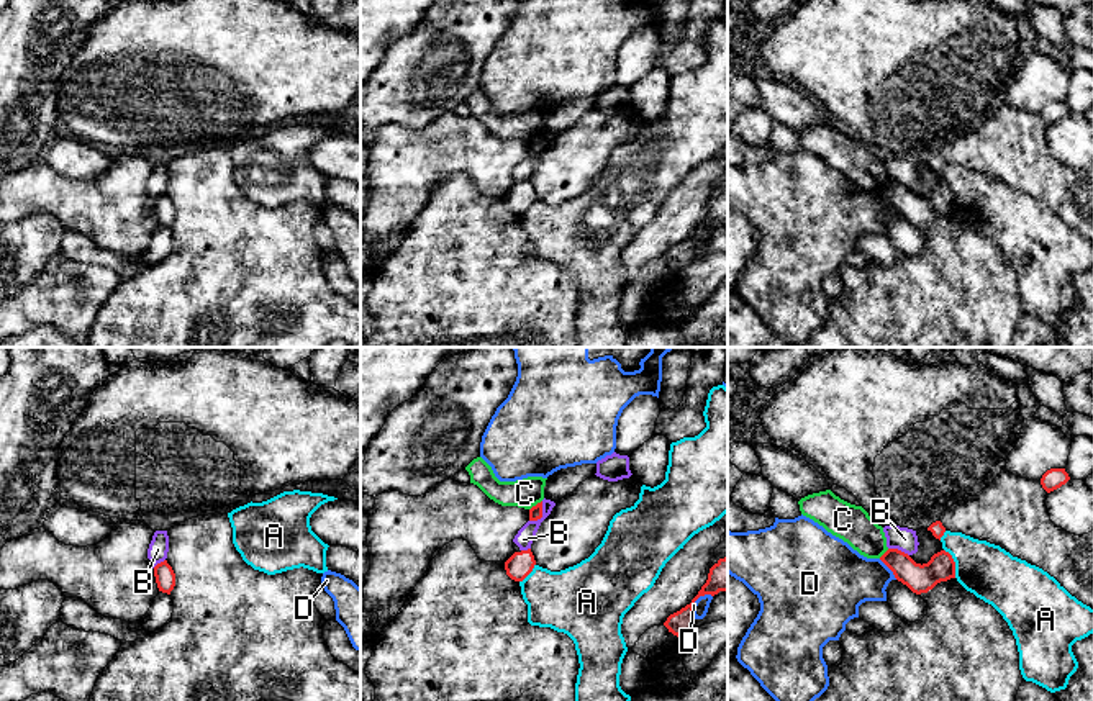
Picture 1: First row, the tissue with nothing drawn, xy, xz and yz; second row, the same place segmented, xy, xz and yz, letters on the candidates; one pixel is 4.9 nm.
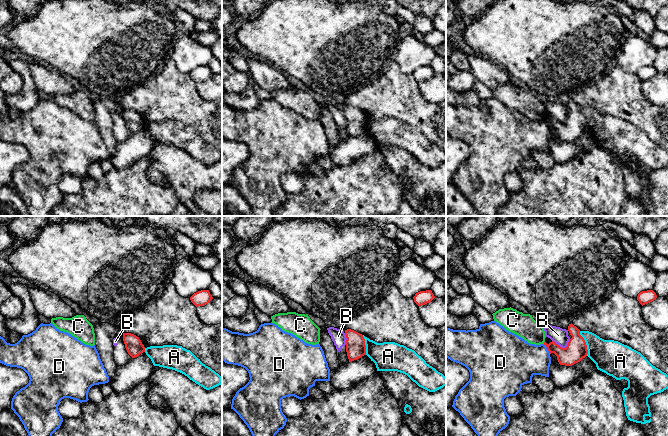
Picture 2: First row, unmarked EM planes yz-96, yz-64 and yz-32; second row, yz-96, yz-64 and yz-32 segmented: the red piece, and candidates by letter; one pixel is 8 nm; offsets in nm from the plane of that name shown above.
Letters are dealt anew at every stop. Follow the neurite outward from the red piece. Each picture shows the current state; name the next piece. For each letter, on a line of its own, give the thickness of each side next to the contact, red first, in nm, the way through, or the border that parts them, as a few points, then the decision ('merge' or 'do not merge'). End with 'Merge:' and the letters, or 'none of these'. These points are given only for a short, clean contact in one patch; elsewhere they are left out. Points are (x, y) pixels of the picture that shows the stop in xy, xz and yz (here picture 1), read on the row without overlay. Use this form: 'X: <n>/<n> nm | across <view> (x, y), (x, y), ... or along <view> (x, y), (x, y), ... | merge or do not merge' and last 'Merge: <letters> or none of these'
A: 140/260 nm | do not merge
B: 60/90 nm | along xz (543, 135), (543, 148), (530, 154) | do not merge
C: 60/140 nm | along xz (541, 133), (530, 143) | do not merge
D: 160/80 nm | do not merge
Merge: none of these

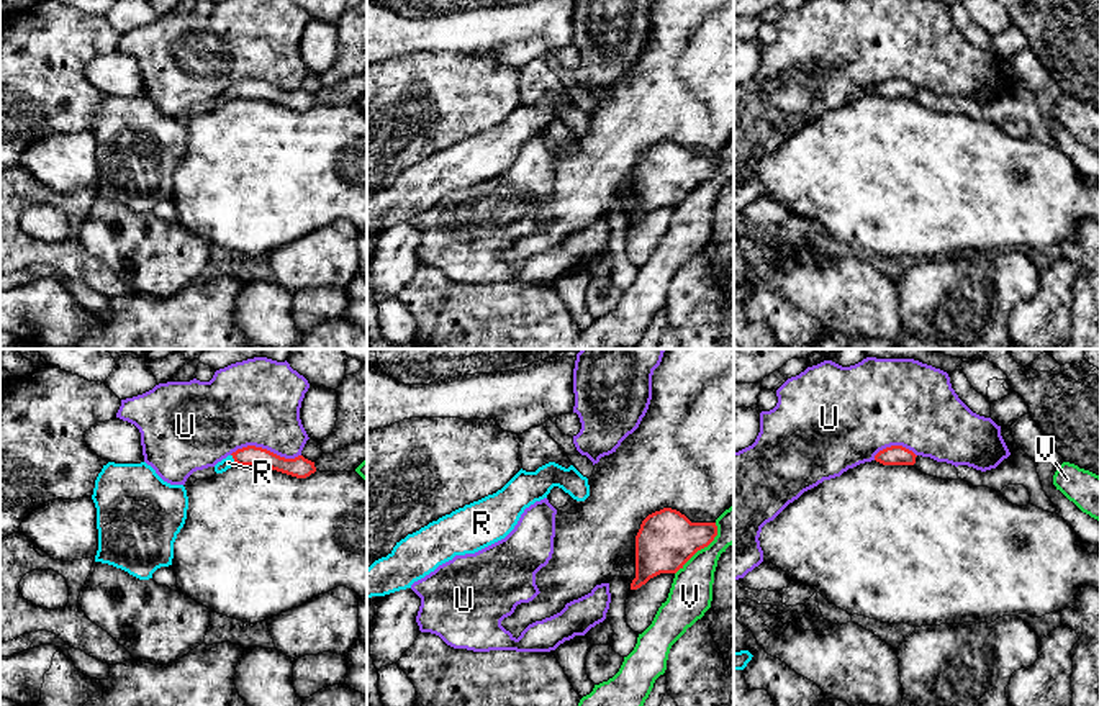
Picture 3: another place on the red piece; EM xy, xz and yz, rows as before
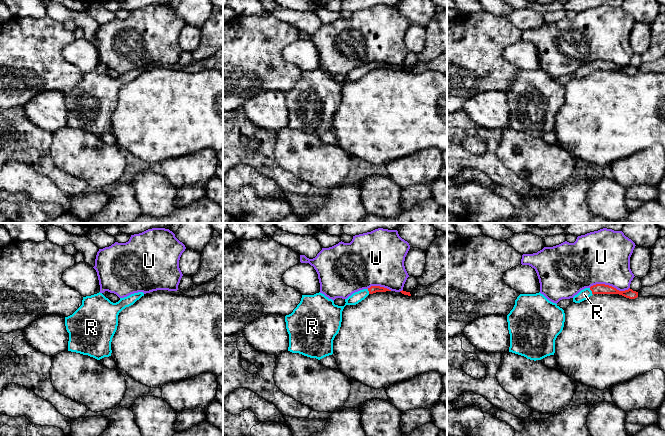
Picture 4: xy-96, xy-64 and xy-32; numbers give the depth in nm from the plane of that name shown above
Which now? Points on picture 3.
R: 100/60 nm | across xy (248, 89), (233, 90), (228, 95) | merge
U: 110/400 nm | do not merge
V: 300/220 nm | do not merge
Merge: R

